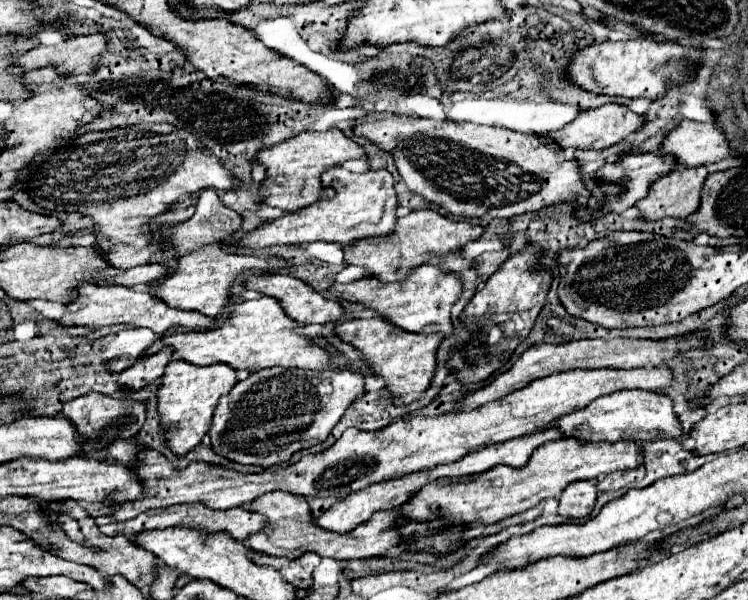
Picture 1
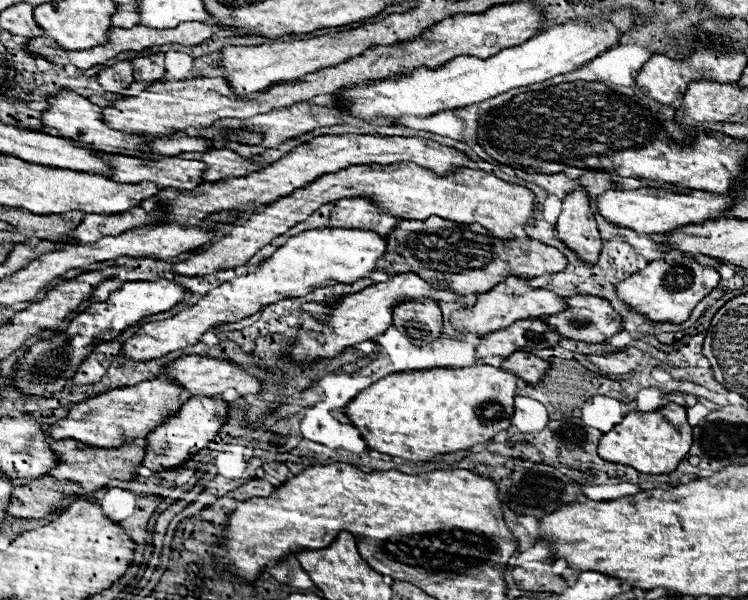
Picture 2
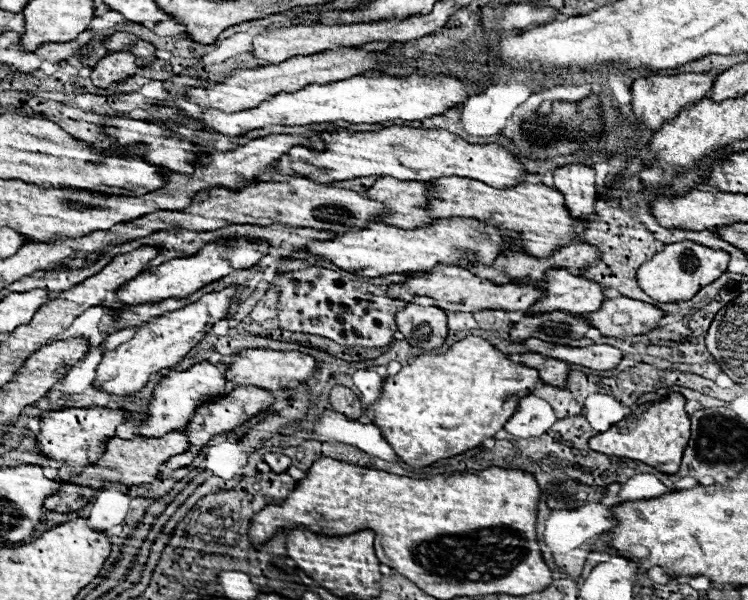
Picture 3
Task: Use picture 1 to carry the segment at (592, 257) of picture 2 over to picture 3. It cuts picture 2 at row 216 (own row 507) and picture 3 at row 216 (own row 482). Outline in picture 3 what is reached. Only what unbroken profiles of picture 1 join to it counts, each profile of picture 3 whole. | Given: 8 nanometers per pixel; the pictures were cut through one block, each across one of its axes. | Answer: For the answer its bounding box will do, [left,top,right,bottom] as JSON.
[554,164,596,220]

